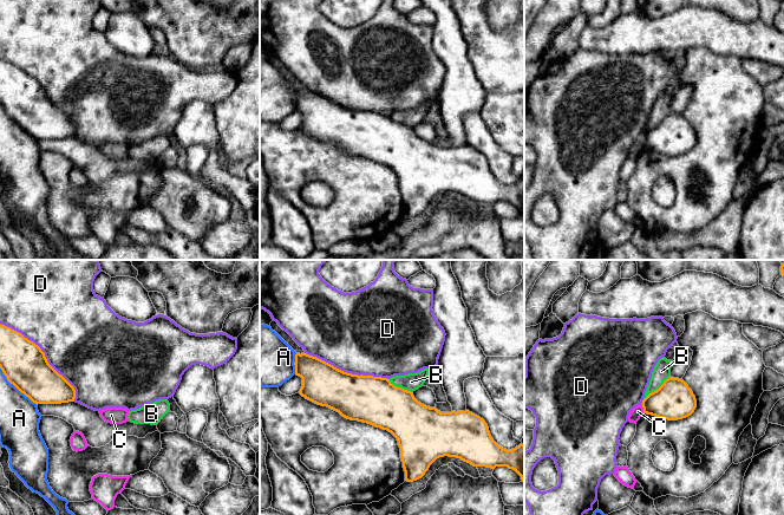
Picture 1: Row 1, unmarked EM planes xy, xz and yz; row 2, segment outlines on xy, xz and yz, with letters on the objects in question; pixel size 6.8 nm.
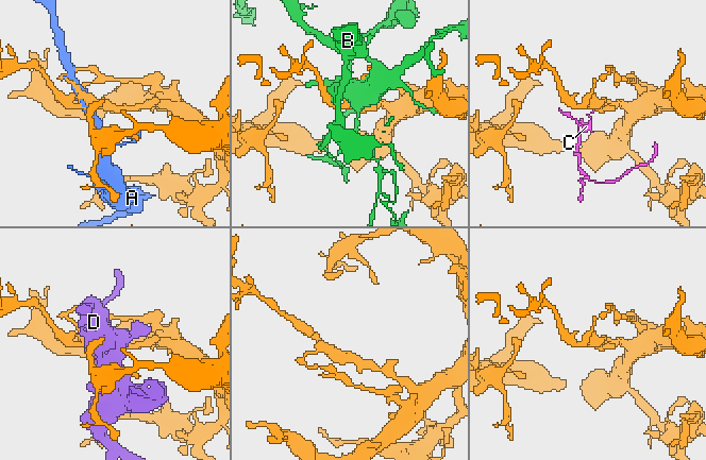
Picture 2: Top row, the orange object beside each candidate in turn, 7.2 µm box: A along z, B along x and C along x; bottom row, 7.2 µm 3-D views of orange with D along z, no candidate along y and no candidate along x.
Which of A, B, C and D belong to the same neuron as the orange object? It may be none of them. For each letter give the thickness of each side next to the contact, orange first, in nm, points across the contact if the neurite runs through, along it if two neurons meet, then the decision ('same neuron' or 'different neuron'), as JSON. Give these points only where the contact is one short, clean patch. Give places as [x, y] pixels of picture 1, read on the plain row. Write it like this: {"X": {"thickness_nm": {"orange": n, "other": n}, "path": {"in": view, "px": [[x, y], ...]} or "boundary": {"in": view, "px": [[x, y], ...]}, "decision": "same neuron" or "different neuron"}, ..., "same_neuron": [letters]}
{"A": {"thickness_nm": {"orange": 300, "other": 280}, "decision": "different neuron"}, "B": {"thickness_nm": {"orange": 260, "other": 120}, "decision": "different neuron"}, "C": {"thickness_nm": {"orange": 260, "other": 80}, "boundary": {"in": "yz", "px": [[641, 141], [644, 148]]}, "decision": "different neuron"}, "D": {"thickness_nm": {"orange": 300, "other": 500}, "decision": "different neuron"}, "same_neuron": []}

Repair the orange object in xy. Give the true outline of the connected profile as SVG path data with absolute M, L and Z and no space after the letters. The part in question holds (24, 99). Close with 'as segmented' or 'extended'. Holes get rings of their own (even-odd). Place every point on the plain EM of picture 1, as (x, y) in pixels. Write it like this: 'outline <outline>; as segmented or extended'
outline M1 59L0 104L37 141L74 137L74 123L48 99L41 84Z; as segmented

